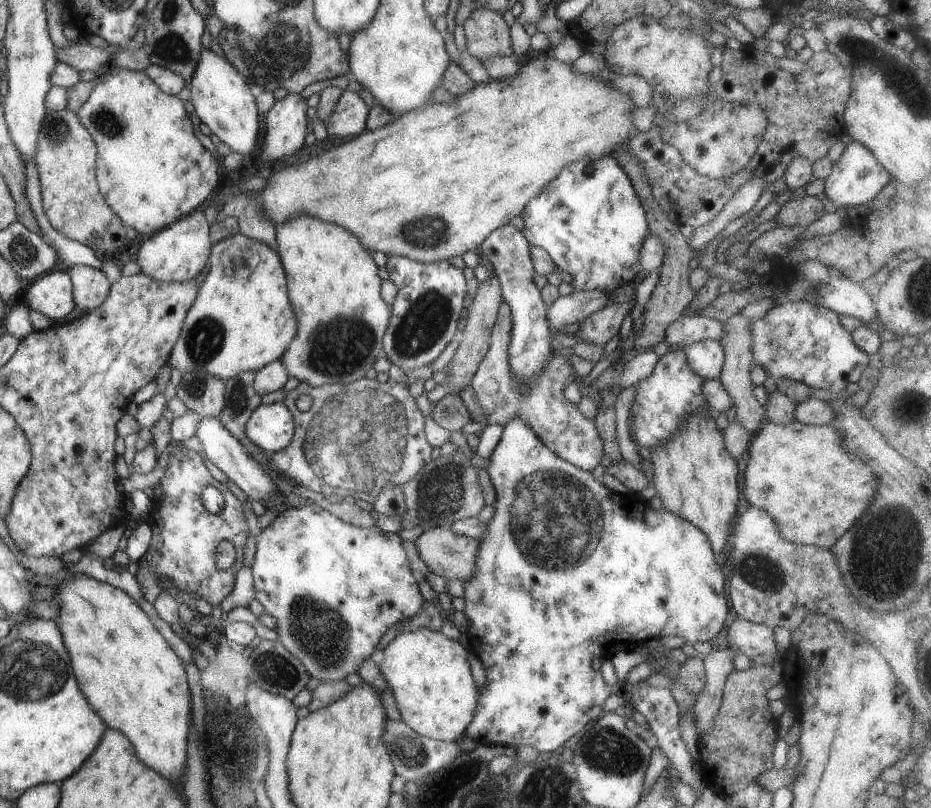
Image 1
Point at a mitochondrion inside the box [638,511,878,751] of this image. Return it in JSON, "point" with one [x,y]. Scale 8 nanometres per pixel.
{"point":[760,572]}

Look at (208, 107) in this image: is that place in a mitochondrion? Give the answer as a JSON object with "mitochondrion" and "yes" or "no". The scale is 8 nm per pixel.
{"mitochondrion":"no"}

